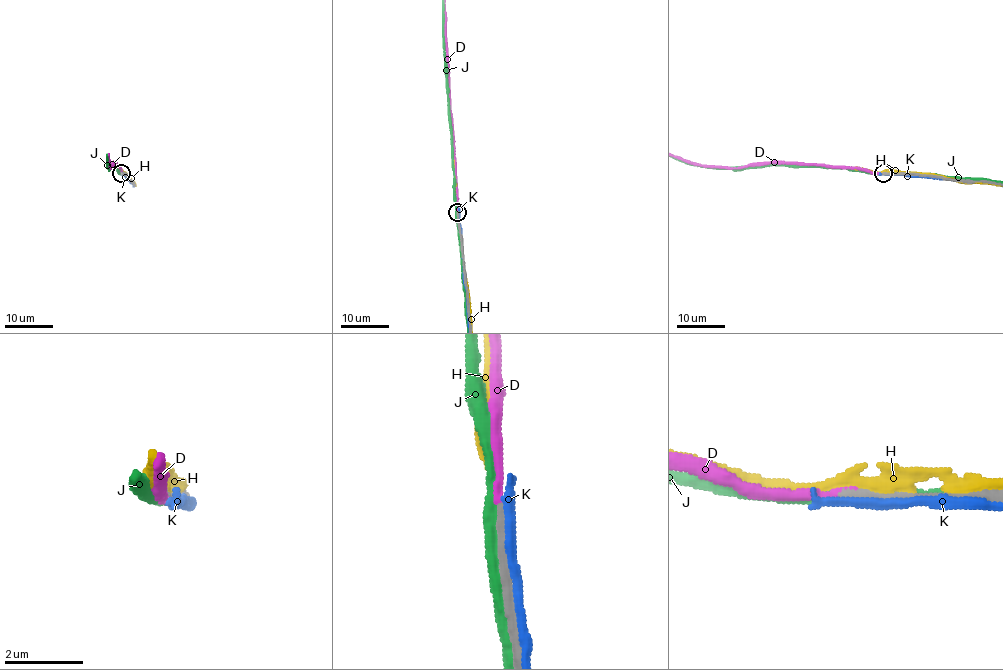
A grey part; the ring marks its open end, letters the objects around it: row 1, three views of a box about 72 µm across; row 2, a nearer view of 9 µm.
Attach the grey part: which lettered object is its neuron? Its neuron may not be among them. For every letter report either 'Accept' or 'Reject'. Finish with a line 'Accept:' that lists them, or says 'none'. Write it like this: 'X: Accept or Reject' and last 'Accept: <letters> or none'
D: Accept
H: Reject
J: Reject
K: Reject
Accept: D

